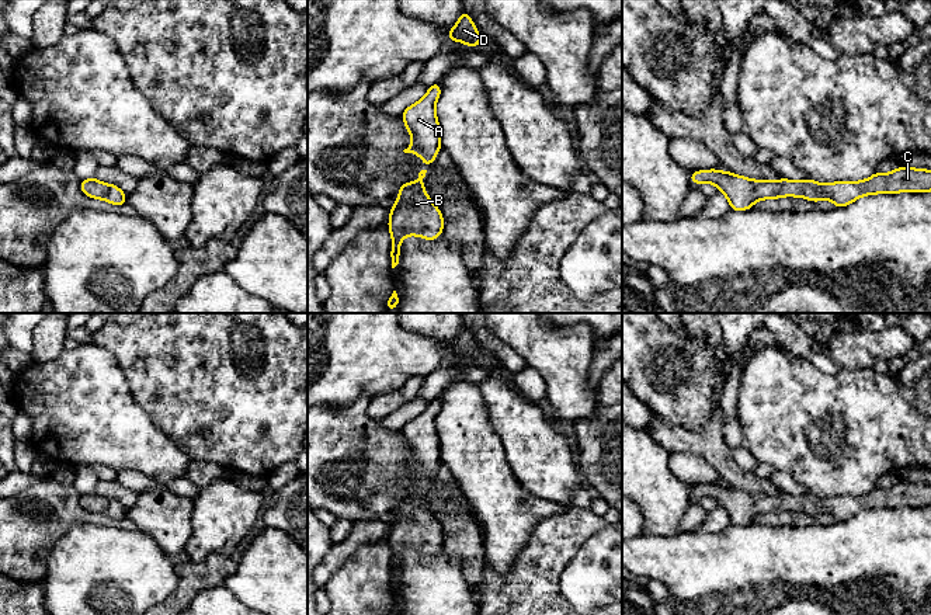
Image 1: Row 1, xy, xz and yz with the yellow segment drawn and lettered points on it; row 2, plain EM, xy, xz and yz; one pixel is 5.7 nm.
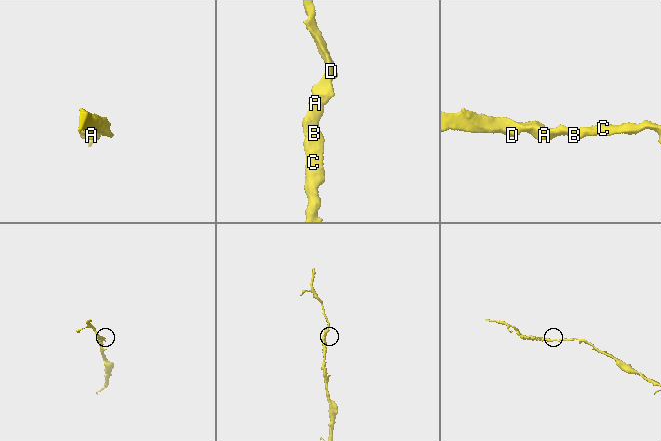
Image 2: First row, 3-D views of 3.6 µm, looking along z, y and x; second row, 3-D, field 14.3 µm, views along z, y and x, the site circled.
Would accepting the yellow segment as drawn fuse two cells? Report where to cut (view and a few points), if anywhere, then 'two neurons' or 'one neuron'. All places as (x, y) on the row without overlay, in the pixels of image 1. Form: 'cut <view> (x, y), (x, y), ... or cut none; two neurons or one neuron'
cut none; one neuron

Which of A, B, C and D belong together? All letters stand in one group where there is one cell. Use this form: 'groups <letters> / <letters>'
groups A B C D

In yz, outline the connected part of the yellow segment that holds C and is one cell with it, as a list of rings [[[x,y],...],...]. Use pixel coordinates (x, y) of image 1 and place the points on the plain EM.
[[[902,480],[887,489],[876,486],[862,496],[821,498],[814,494],[751,494],[712,483],[689,487],[689,497],[715,498],[726,510],[730,525],[747,525],[757,515],[781,511],[806,512],[813,517],[830,514],[836,522],[844,522],[864,510],[931,505],[931,484]]]

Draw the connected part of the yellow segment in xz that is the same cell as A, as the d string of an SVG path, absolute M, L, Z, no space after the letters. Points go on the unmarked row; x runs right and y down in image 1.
M440 396L430 400L427 409L403 425L403 434L411 458L404 468L417 469L424 480L431 480L441 465L441 444L435 428L435 418L441 410Z

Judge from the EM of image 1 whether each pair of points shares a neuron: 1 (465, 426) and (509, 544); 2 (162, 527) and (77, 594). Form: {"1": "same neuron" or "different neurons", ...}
{"1": "same neuron", "2": "different neurons"}

